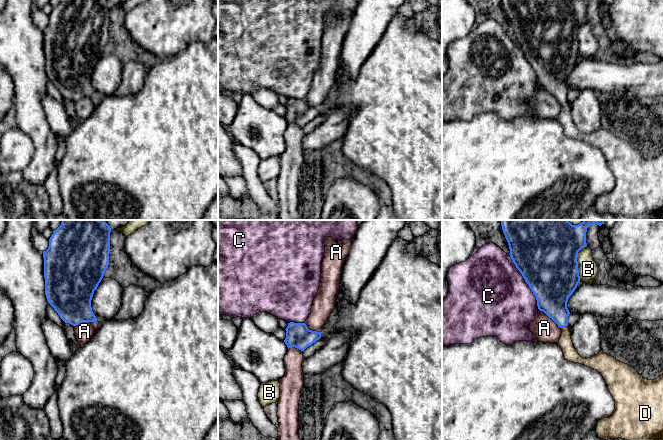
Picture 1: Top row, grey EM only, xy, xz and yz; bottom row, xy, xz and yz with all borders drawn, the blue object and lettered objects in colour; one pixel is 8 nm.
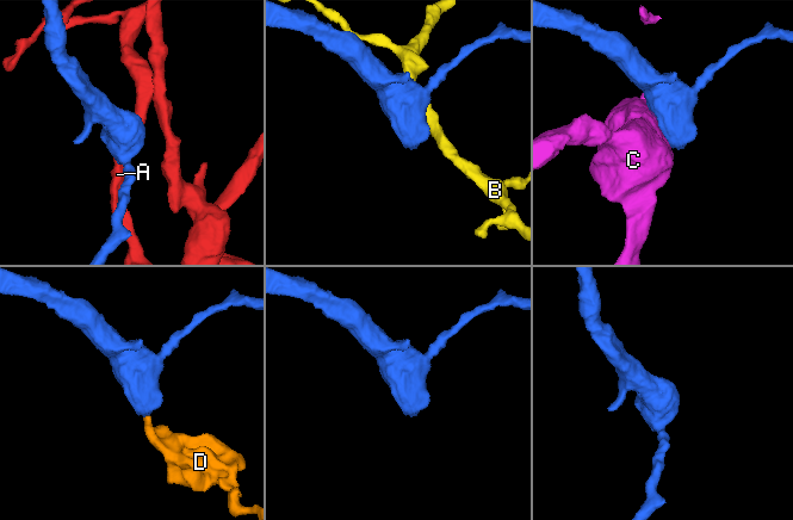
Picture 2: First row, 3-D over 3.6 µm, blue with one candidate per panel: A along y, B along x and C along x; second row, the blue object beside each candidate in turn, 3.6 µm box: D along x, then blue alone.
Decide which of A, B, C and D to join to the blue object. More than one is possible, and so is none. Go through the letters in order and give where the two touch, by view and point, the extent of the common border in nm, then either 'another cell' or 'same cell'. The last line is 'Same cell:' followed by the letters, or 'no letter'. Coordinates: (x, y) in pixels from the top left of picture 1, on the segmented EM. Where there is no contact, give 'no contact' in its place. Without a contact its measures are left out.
A: contact yz (549, 317); length 240 nm; another cell
B: contact yz (577, 262); length 300 nm; another cell
C: contact yz (525, 281); length 500 nm; another cell
D: contact yz (564, 326); length 60 nm; same cell
Same cell: D

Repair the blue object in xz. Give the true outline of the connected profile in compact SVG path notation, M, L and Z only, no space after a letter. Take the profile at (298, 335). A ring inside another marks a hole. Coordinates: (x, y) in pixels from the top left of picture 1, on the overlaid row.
M288 323L284 340L288 349L295 347L304 351L321 338L321 332L309 330L305 323Z

